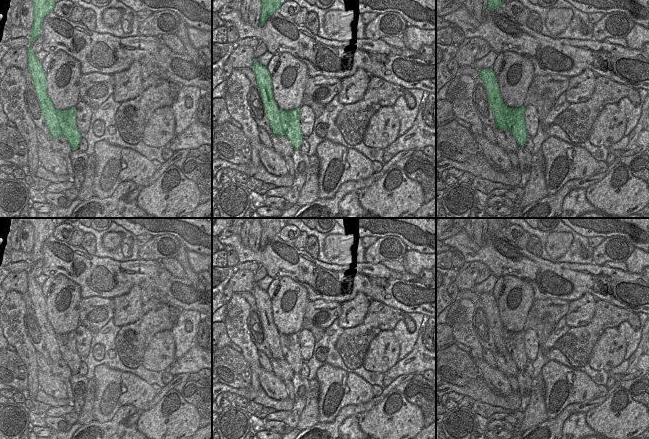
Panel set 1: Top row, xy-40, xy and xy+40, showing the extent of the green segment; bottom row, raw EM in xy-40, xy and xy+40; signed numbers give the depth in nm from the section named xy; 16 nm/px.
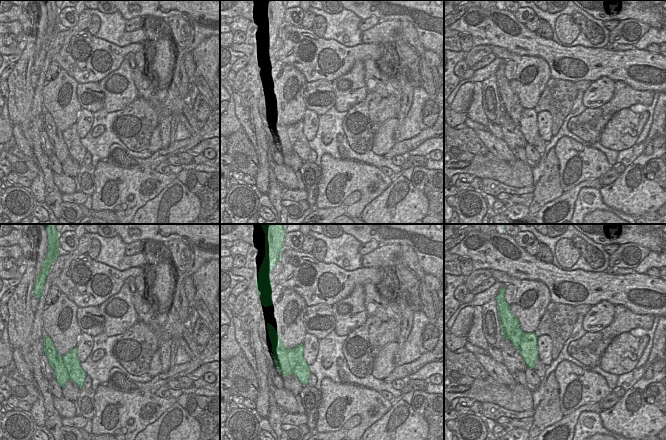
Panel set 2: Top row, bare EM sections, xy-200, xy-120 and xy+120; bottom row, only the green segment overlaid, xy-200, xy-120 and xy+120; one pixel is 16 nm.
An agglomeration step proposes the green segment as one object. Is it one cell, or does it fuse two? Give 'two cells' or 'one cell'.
two cells

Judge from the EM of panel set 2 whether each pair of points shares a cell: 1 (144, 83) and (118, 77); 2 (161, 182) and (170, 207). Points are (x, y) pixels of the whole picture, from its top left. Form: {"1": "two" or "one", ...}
{"1": "two", "2": "two"}

